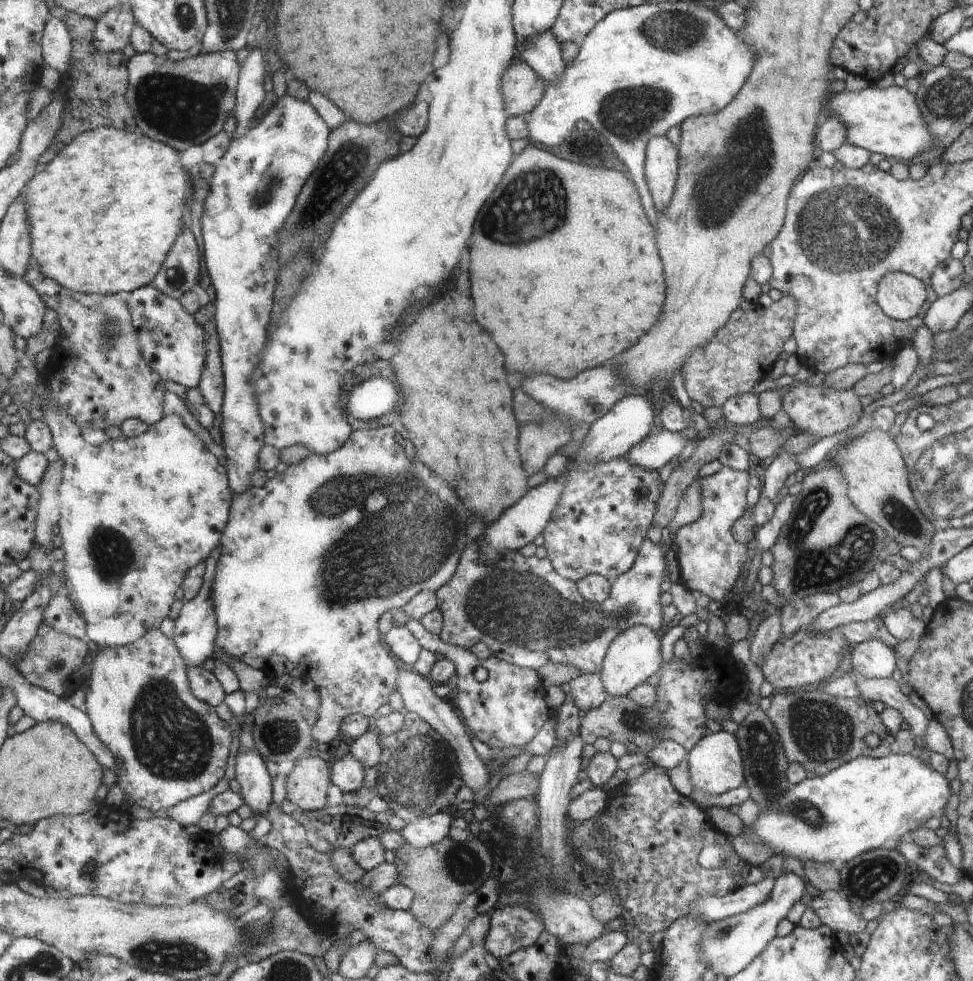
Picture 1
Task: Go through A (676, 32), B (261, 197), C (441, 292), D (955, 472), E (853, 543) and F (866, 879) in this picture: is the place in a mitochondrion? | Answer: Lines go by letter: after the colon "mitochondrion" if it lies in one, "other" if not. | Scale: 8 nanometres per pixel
A: mitochondrion
B: mitochondrion
C: other
D: mitochondrion
E: mitochondrion
F: mitochondrion

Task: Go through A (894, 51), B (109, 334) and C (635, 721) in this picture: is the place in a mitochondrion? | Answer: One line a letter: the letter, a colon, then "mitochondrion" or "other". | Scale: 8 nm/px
A: other
B: mitochondrion
C: mitochondrion

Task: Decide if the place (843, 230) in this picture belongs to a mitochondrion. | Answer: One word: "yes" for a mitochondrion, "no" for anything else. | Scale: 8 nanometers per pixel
yes

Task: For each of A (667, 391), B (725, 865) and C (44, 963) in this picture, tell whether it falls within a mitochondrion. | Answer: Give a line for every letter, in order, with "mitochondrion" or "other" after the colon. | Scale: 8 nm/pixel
A: other
B: other
C: mitochondrion

